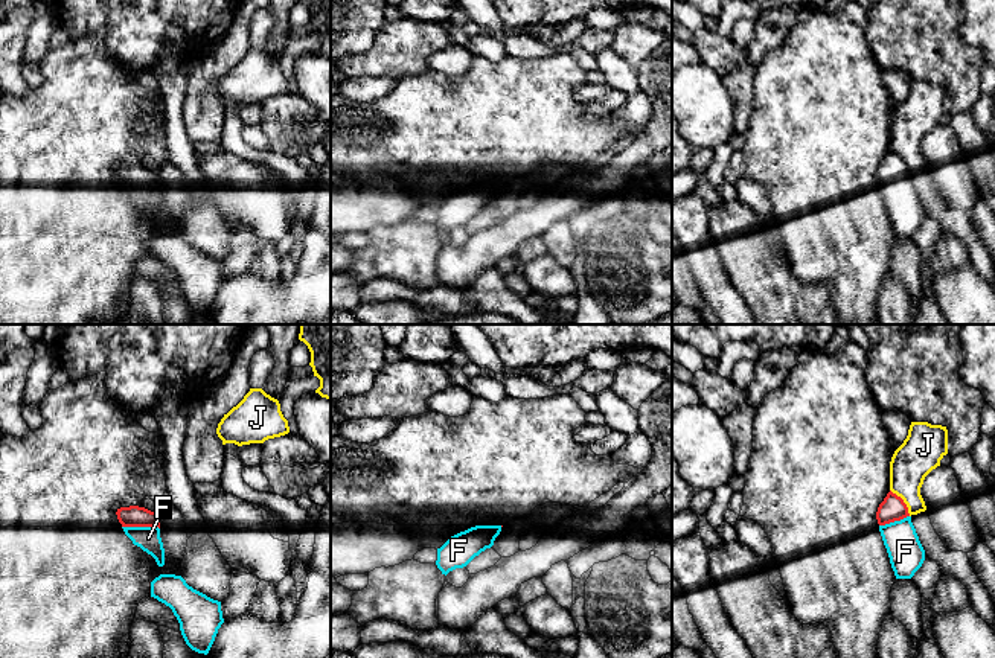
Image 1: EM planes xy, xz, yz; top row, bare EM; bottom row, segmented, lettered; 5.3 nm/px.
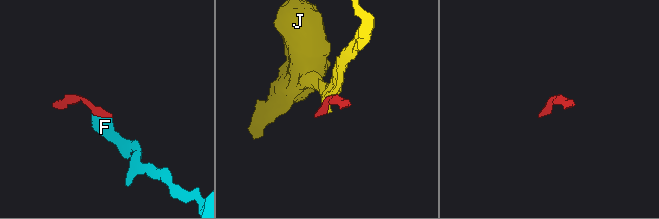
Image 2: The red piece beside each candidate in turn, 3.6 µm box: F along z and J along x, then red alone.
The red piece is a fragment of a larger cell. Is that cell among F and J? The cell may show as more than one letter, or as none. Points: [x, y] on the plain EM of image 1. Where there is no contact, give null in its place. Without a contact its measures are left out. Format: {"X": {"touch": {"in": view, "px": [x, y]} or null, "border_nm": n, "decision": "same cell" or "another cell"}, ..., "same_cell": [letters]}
{"F": {"touch": {"in": "xy", "px": [140, 185]}, "border_nm": 200, "decision": "same cell"}, "J": {"touch": {"in": "yz", "px": [902, 160]}, "border_nm": 180, "decision": "another cell"}, "same_cell": ["F"]}

